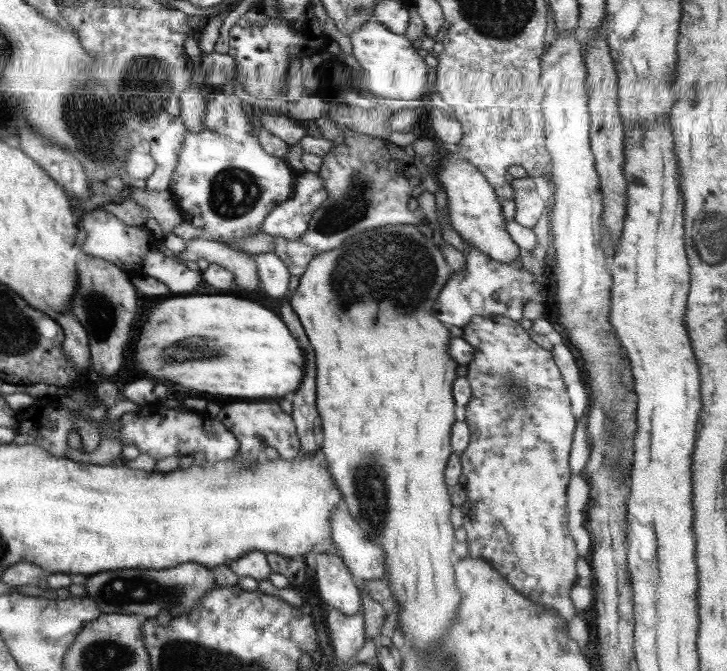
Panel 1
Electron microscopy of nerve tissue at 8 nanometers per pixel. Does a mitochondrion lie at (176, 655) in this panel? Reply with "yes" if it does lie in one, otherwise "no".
yes

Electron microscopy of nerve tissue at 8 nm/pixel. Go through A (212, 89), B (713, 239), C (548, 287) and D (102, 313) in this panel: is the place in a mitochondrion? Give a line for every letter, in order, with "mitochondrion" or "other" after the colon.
A: other
B: mitochondrion
C: other
D: mitochondrion

